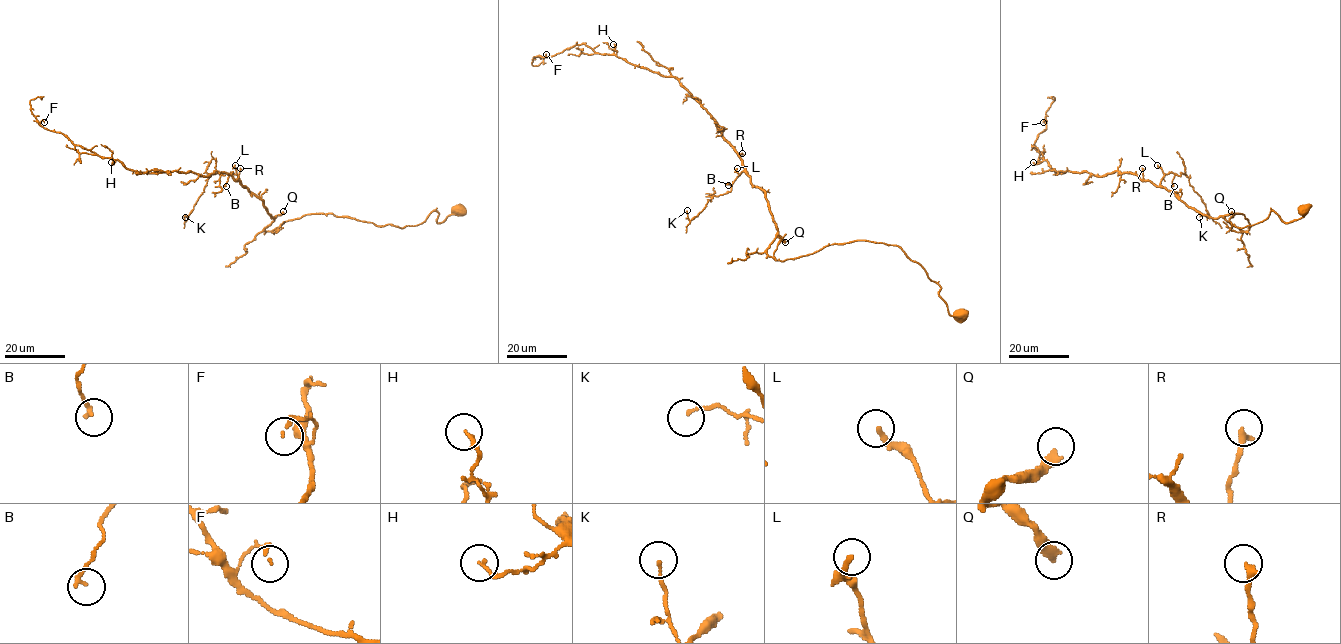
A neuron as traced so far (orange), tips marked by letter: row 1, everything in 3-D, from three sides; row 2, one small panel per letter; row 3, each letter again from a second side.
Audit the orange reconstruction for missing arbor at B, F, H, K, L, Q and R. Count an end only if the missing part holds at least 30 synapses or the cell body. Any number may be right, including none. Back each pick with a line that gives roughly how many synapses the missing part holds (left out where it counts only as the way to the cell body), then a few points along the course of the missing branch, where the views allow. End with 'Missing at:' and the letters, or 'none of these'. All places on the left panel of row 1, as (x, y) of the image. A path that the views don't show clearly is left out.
Q: about 350 synapses; missing branch runs (283, 211), (309, 193), (324, 167), (353, 152), (390, 155), (415, 124), (436, 125), (448, 134), (433, 151)
Missing at: Q

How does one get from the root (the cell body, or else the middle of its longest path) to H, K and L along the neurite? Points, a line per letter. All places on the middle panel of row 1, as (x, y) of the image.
H: (961, 314), (897, 245), (770, 257), (766, 194), (715, 119), (676, 78), (626, 62), (613, 44)
K: (961, 314), (897, 245), (770, 257), (776, 223), (744, 171), (690, 220), (687, 210)
L: (961, 314), (949, 314), (941, 287), (897, 245), (857, 240), (770, 257), (777, 229), (766, 194), (737, 168)

